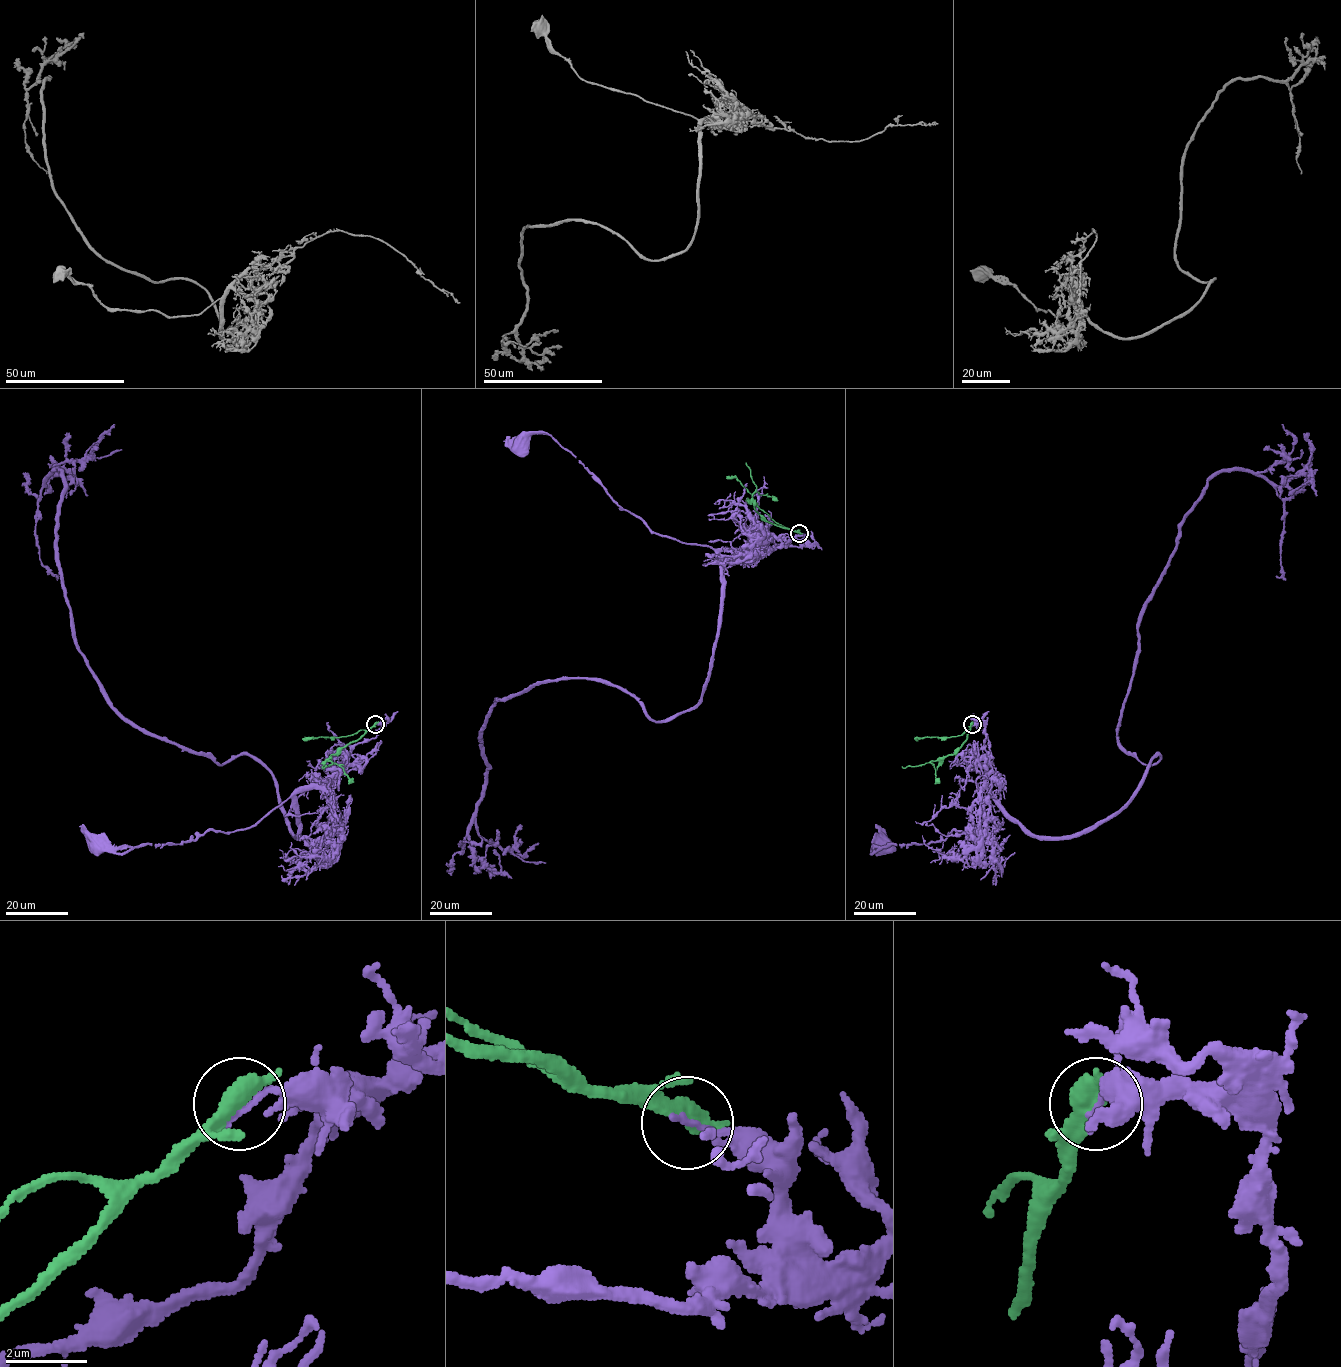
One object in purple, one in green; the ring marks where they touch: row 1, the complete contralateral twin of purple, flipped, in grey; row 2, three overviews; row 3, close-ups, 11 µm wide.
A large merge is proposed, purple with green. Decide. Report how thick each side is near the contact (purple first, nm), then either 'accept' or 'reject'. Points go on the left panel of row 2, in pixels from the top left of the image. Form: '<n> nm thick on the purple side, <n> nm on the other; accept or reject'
160 nm thick on the purple side, 600 nm on the other; reject

